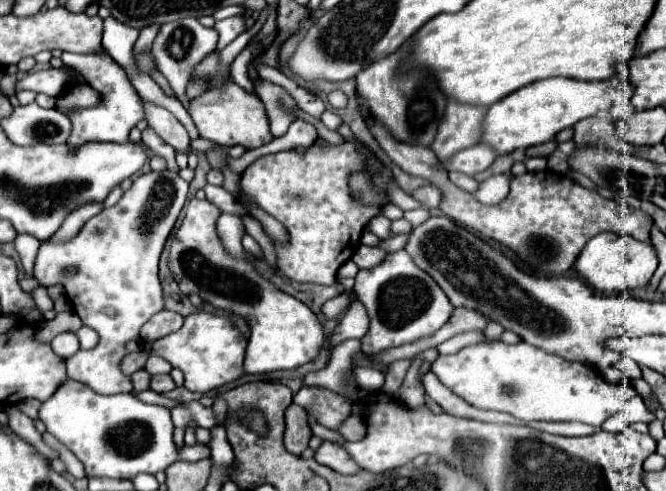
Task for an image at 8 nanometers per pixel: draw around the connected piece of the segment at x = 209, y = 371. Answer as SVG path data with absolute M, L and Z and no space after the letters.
M198 309L184 319L184 325L176 333L146 343L144 351L166 359L172 367L178 367L184 373L184 387L188 391L206 393L210 389L222 387L224 383L232 383L244 375L242 363L244 363L246 343L248 343L246 337L230 319Z

